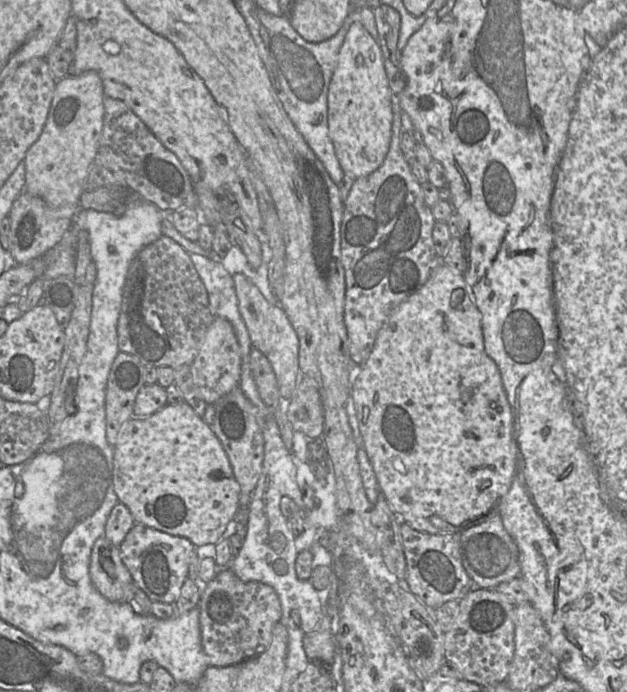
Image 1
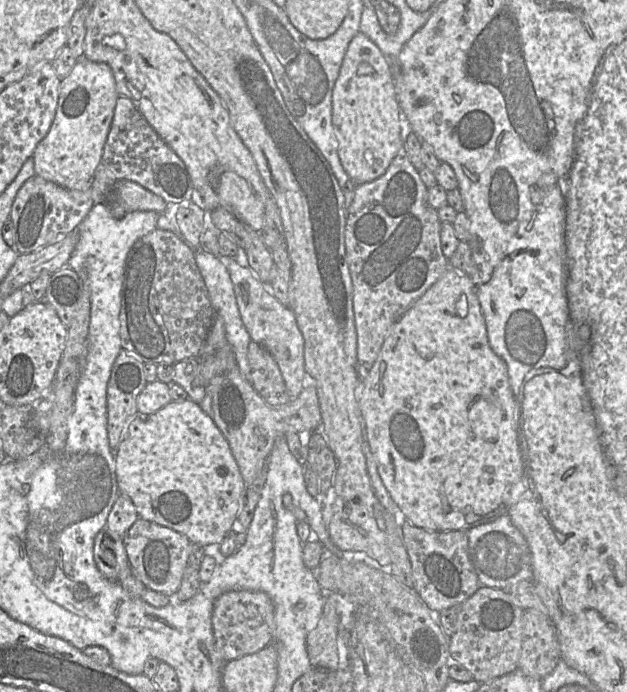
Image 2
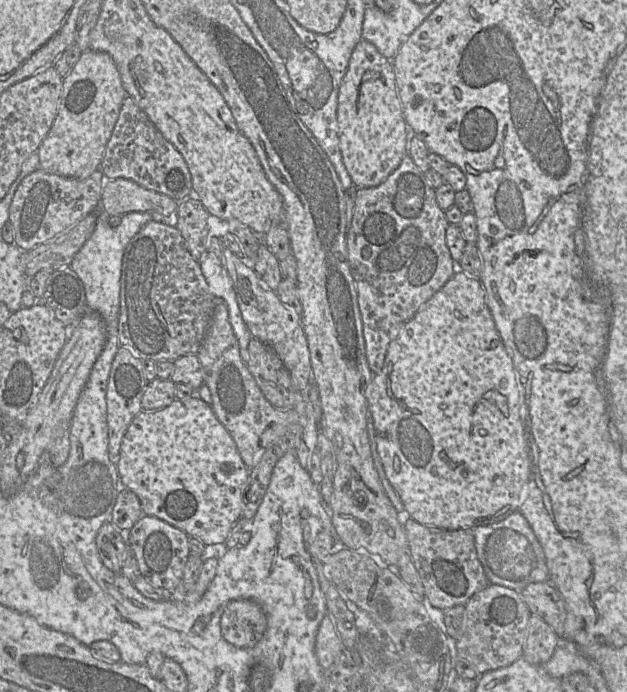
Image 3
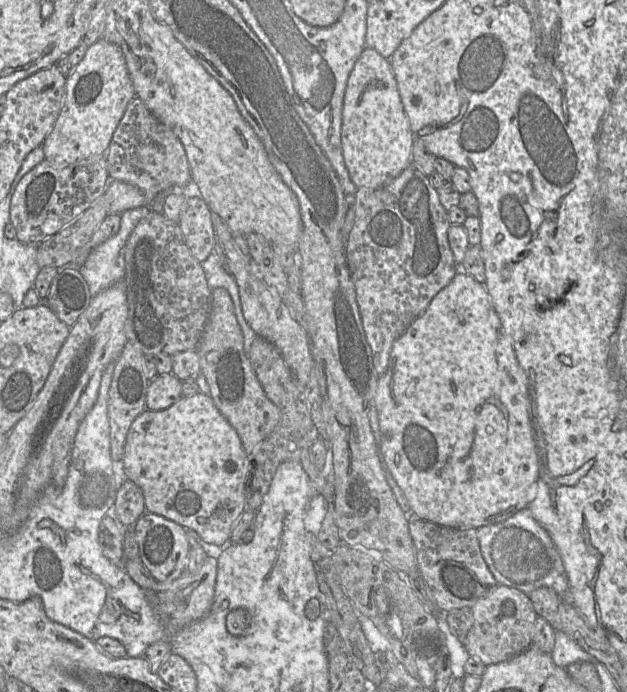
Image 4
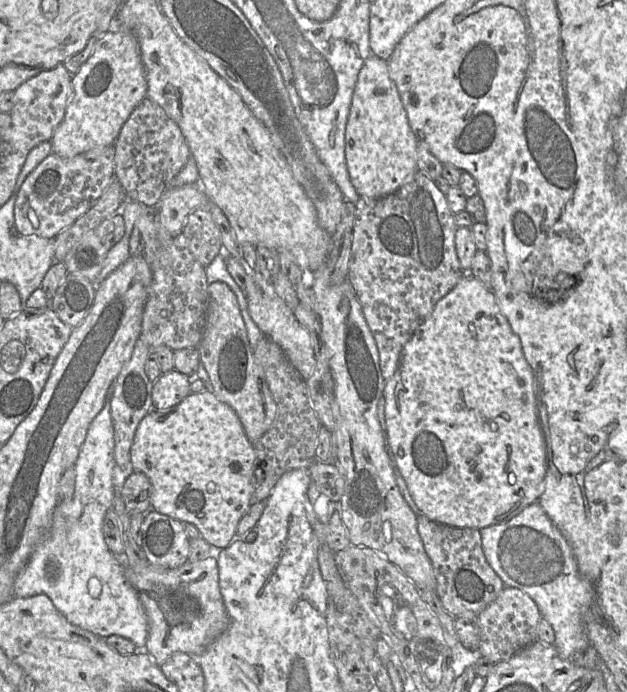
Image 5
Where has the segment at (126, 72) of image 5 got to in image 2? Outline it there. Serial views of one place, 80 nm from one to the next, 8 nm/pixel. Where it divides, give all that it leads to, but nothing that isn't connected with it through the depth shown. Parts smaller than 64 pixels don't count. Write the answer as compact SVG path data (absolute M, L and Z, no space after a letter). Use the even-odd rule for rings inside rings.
M78 58L69 74L60 80L53 122L33 152L35 175L70 190L90 188L119 96L108 64Z

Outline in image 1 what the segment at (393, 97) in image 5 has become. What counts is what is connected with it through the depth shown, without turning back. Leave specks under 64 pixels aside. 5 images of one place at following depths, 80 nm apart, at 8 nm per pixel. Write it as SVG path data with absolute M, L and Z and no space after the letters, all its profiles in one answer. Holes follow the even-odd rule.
M356 20L344 38L328 90L329 136L344 175L348 174L353 178L366 177L382 165L390 148L392 121L391 90L381 48L363 24Z

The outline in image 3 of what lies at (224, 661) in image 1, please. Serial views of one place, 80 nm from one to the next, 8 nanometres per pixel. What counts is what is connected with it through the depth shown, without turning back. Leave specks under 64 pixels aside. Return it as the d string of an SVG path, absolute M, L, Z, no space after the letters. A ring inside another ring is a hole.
M251 599L231 600L220 620L224 639L238 648L251 648L264 636L267 617L261 605Z

